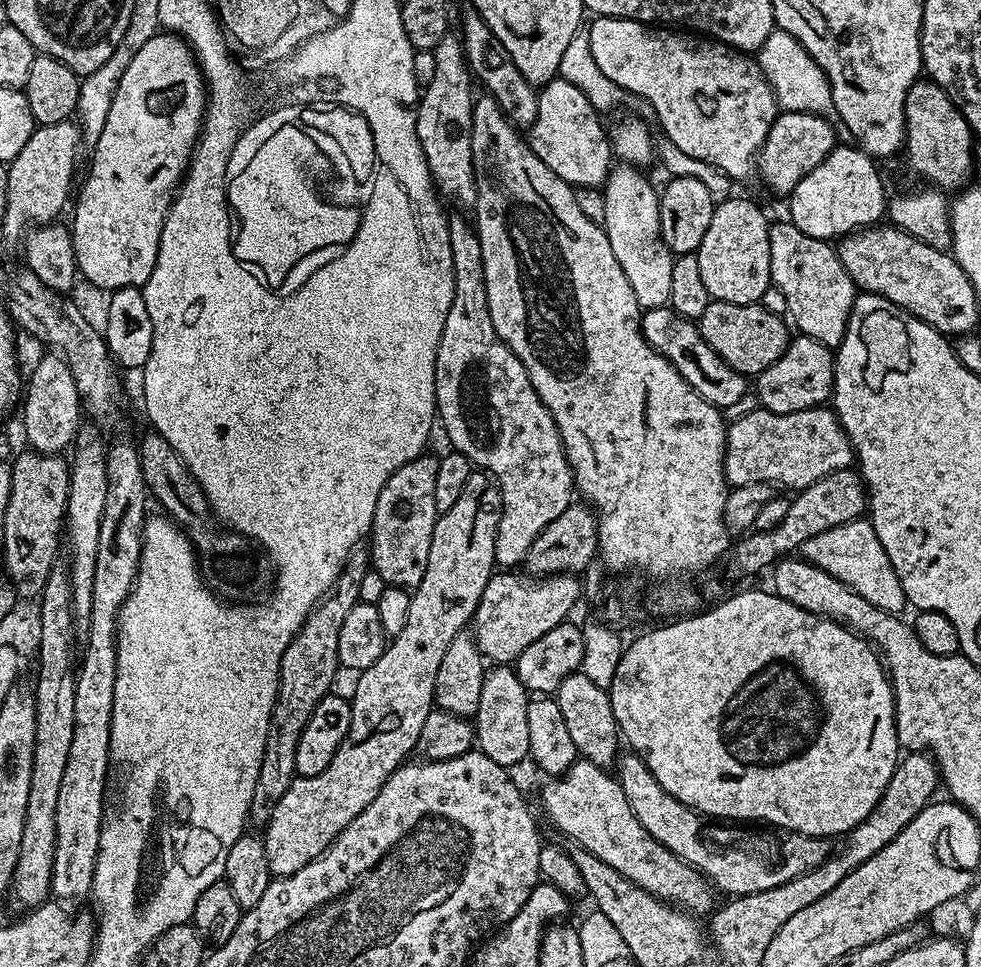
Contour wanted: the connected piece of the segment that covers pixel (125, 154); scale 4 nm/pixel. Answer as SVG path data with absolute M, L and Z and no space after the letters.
M179 34L150 38L144 47L144 52L148 54L136 56L130 66L126 66L126 74L122 74L118 94L114 94L114 103L106 117L106 126L91 149L92 169L84 185L81 188L79 185L74 200L76 213L70 219L70 231L76 271L96 288L143 289L154 270L164 219L172 205L172 197L176 195L180 181L192 162L192 153L202 135L200 123L204 120L204 107L210 99L206 91L205 73L200 71L198 56L191 51L195 52L187 39Z

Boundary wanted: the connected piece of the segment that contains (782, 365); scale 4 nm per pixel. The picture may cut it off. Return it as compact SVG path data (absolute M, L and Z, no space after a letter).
M797 335L789 339L788 348L765 372L754 380L755 395L760 397L760 407L774 414L794 414L798 410L827 405L832 398L832 383L836 373L833 349L827 348L809 336Z

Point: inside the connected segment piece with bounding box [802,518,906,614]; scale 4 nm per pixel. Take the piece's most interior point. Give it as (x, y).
(851, 552)

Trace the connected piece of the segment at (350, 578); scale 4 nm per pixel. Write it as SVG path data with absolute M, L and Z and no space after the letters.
M363 550L351 552L340 571L340 576L332 586L332 591L313 608L298 634L290 642L290 646L286 646L282 654L280 691L276 694L276 701L270 714L266 746L262 750L262 766L258 766L258 782L254 782L254 798L250 798L249 825L267 825L274 806L278 806L282 794L290 790L292 781L297 777L298 738L302 738L302 730L306 730L306 722L310 722L314 706L318 706L318 702L322 702L322 698L333 691L332 683L336 680L336 672L341 671L338 633L342 630L346 614L350 614L350 610L354 610L359 601L362 578L365 578L369 570L369 553Z

